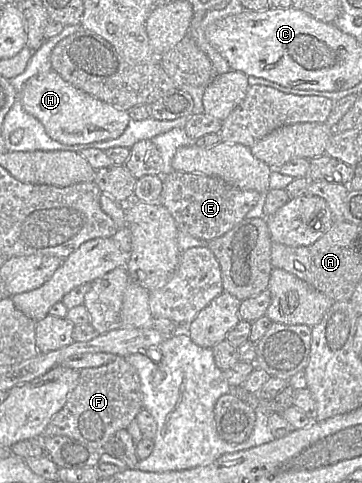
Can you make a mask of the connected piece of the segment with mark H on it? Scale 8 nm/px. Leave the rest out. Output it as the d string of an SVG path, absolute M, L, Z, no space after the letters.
M53 69L28 79L19 91L19 99L23 109L44 125L52 139L67 145L118 138L131 120L128 111L75 88Z

